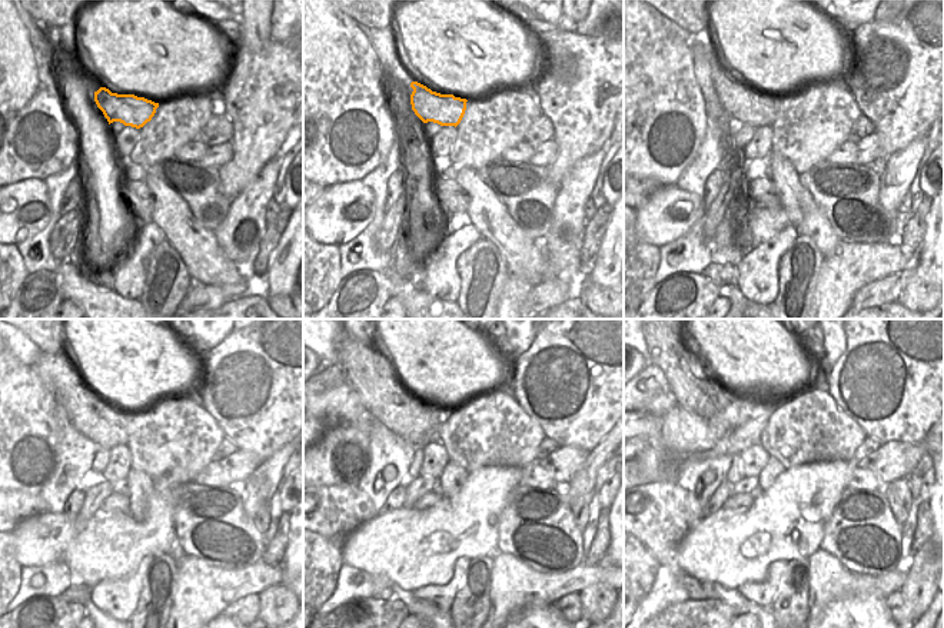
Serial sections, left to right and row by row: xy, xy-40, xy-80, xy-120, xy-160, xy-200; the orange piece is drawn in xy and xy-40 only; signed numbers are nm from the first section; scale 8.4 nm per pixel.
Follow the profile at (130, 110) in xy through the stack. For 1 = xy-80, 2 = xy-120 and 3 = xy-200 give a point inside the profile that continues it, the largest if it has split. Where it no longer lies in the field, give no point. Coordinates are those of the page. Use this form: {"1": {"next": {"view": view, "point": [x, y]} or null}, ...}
{"1": {"next": {"view": "xy-80", "point": [745, 106]}}, "2": {"next": {"view": "xy-120", "point": [93, 418]}}, "3": {"next": {"view": "xy-200", "point": [688, 374]}}}

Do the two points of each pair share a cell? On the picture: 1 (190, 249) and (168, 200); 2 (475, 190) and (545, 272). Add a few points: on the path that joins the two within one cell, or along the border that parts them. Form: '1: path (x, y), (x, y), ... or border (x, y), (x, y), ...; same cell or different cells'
1: path (189, 238), (170, 212); same cell
2: path (485, 211), (525, 253); same cell

